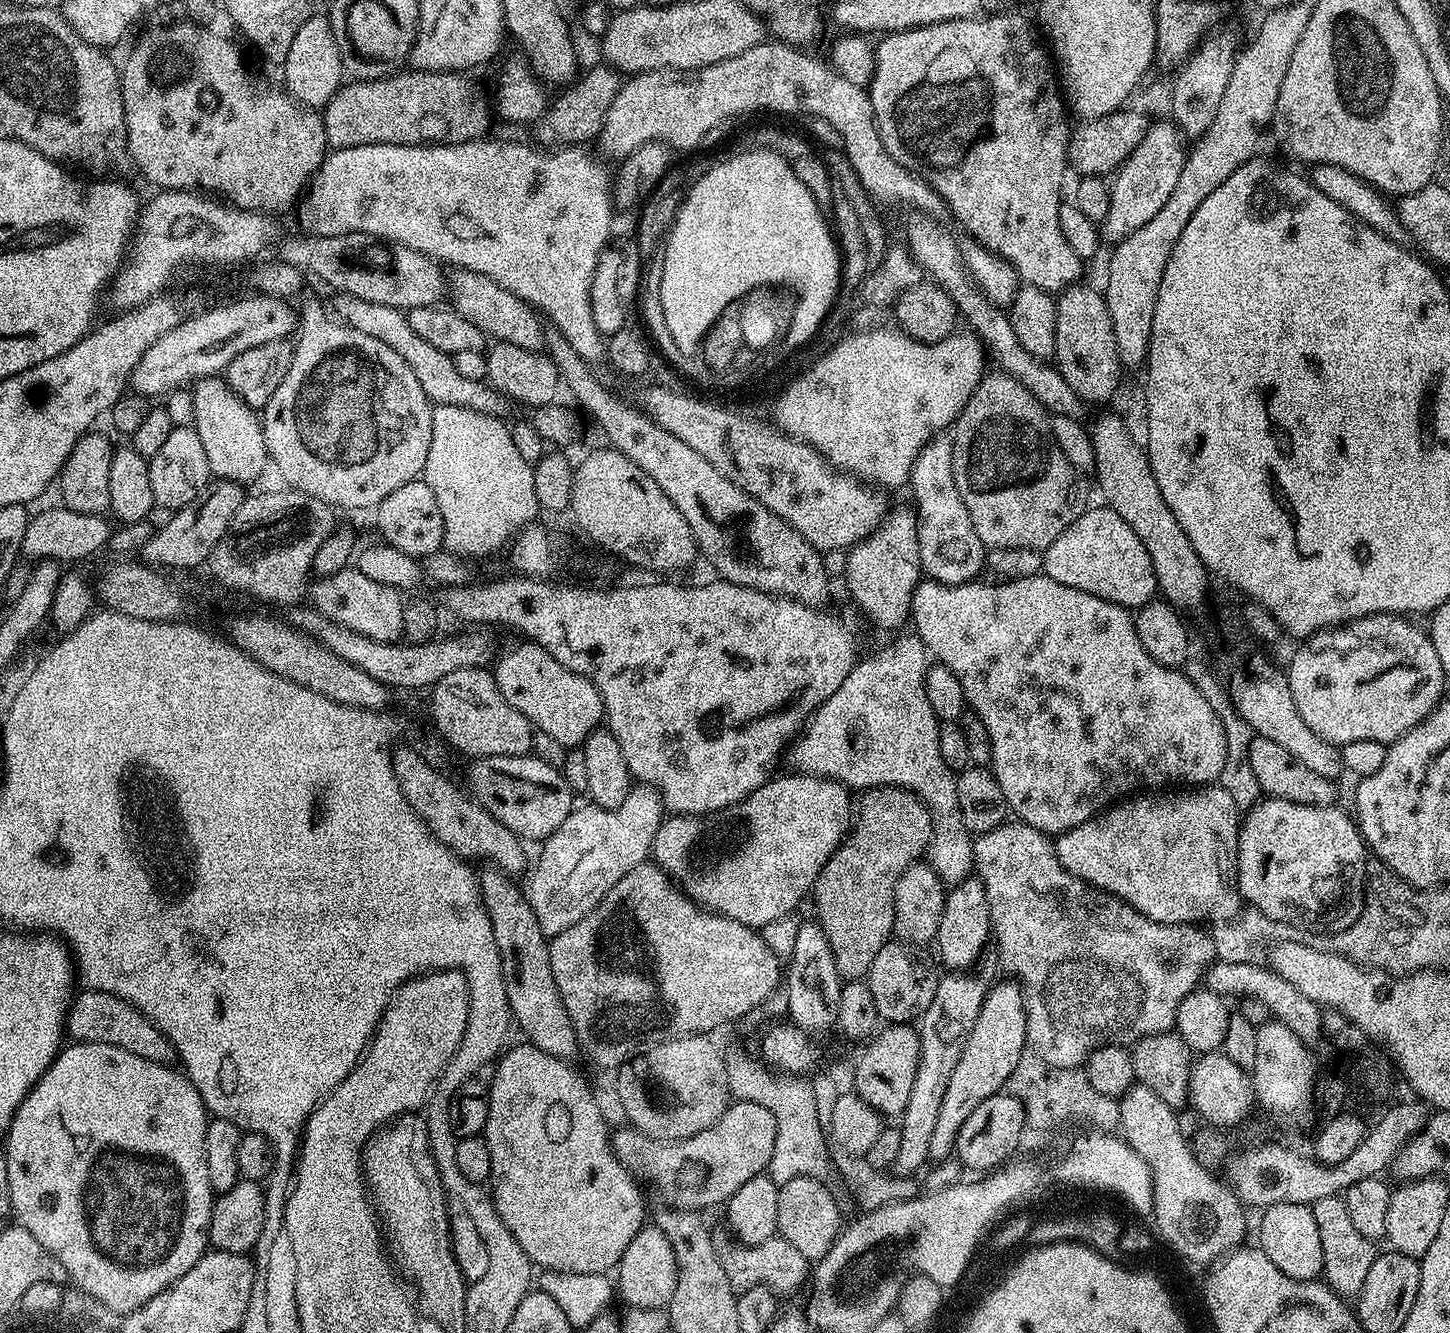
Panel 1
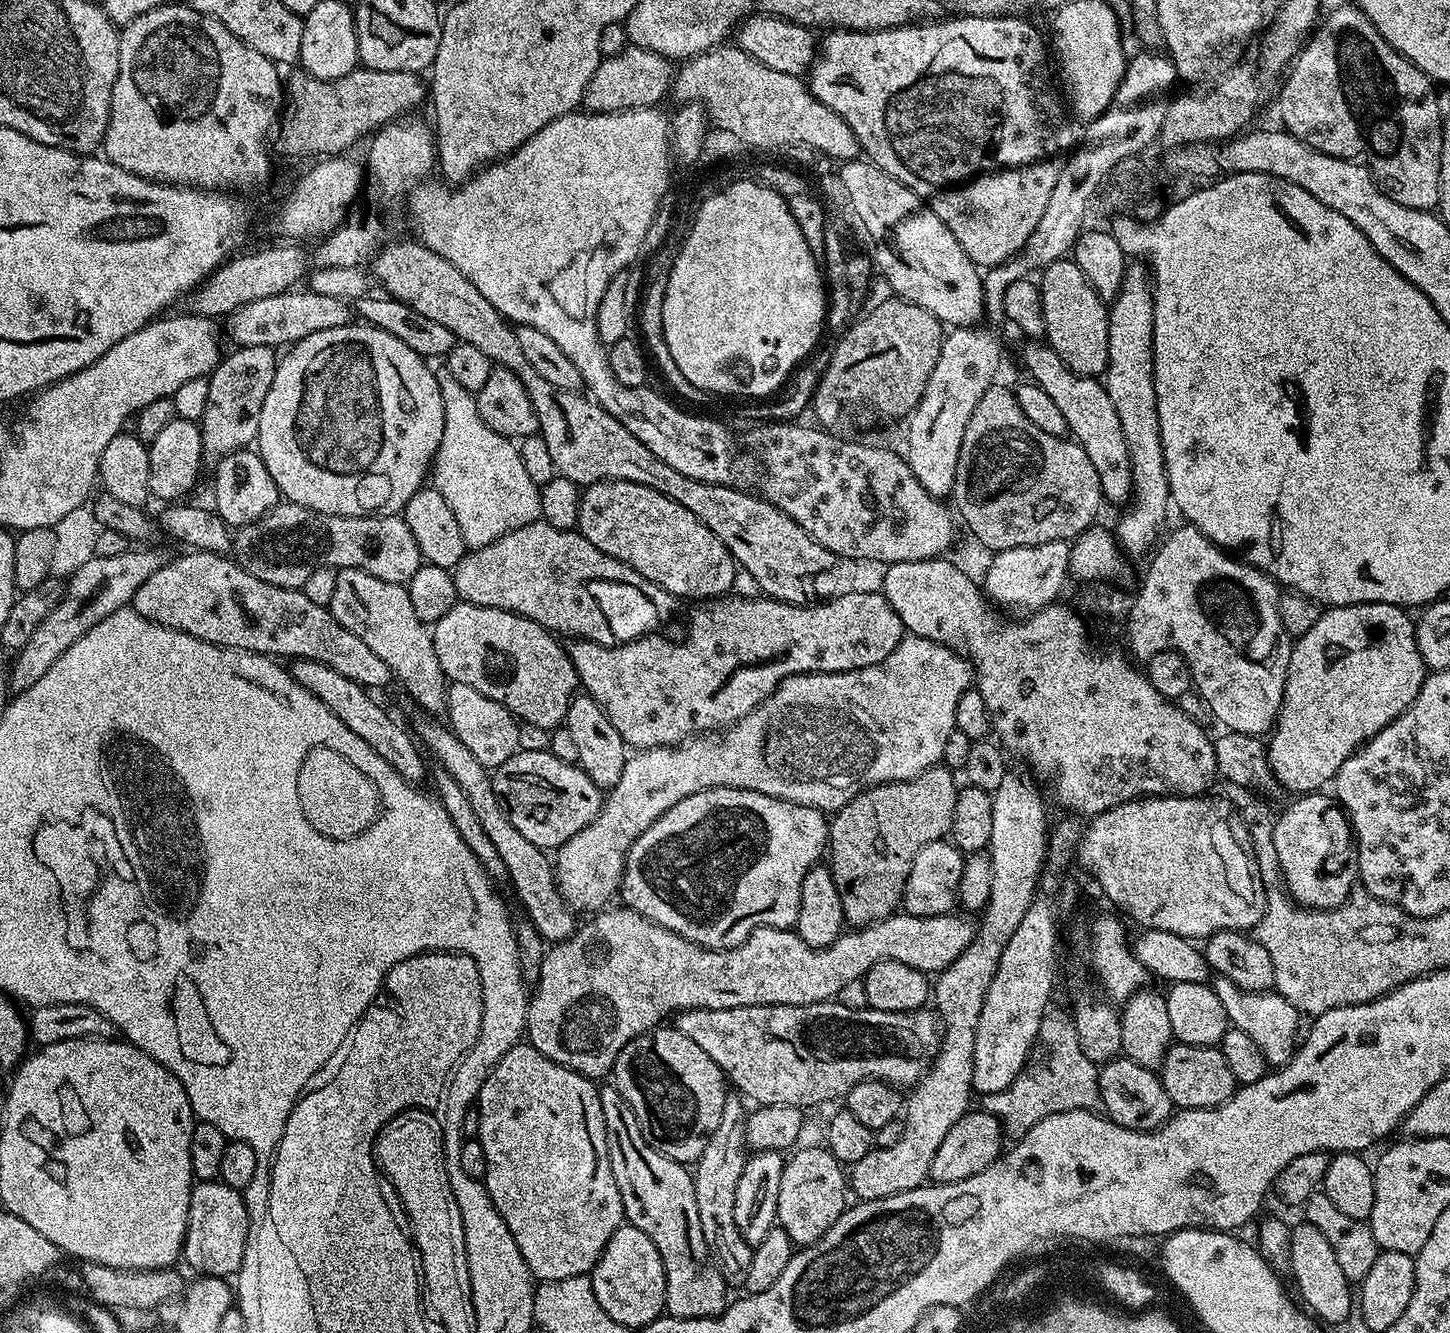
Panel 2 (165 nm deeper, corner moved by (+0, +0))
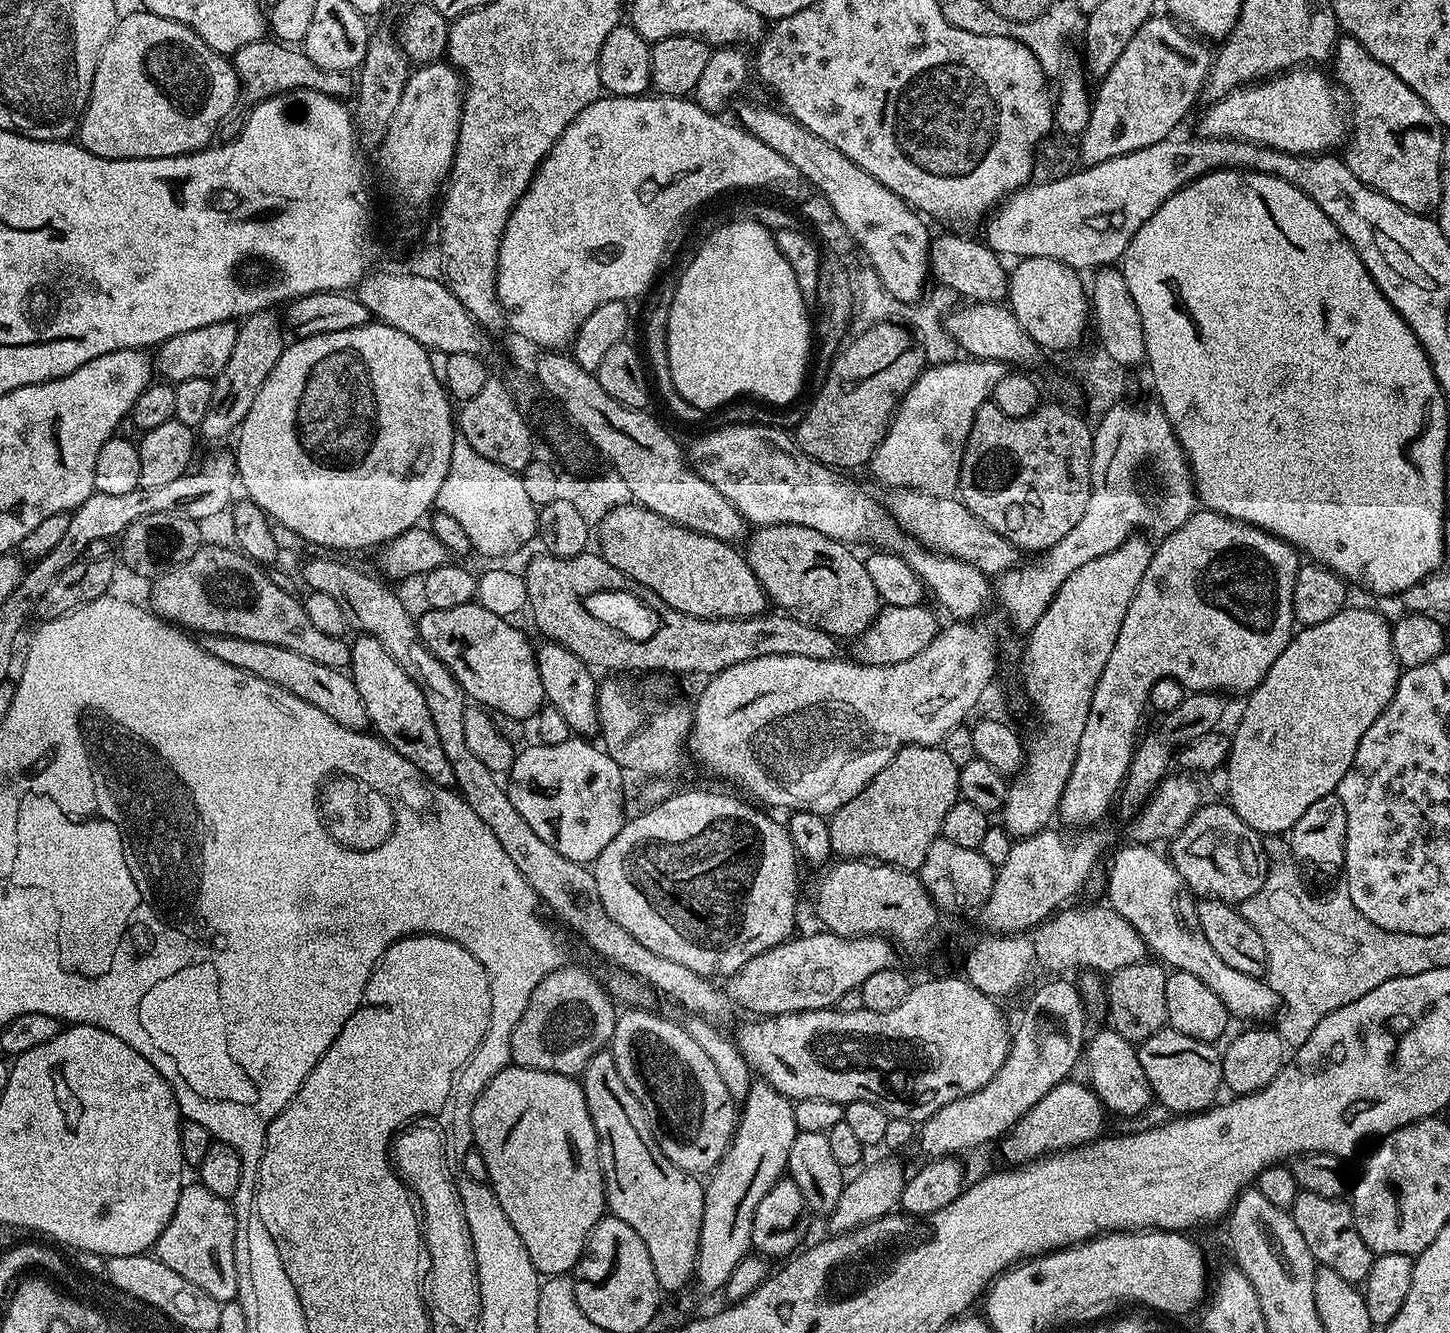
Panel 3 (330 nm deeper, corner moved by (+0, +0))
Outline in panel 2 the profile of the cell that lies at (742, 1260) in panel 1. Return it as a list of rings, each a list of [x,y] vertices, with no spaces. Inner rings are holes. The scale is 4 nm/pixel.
[[[725,1095],[722,1106],[722,1122],[718,1122],[718,1130],[708,1140],[706,1150],[702,1150],[699,1160],[694,1164],[694,1202],[698,1202],[698,1219],[702,1222],[702,1234],[706,1238],[708,1252],[722,1274],[725,1284],[729,1286],[743,1285],[746,1270],[750,1270],[750,1258],[753,1245],[742,1238],[738,1226],[734,1222],[734,1190],[738,1186],[738,1178],[744,1169],[746,1159],[746,1126],[748,1112],[744,1108],[745,1101],[739,1095]]]

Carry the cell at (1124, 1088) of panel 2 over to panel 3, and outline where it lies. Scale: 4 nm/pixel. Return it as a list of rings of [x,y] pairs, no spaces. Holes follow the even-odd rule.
[[[1104,1026],[1104,1029],[1101,1032],[1091,1033],[1090,1039],[1086,1044],[1086,1064],[1088,1060],[1088,1077],[1086,1077],[1087,1083],[1090,1085],[1093,1092],[1095,1092],[1096,1097],[1100,1099],[1100,1103],[1104,1105],[1105,1109],[1109,1113],[1117,1112],[1120,1116],[1136,1116],[1139,1112],[1144,1112],[1148,1108],[1148,1103],[1153,1103],[1154,1097],[1152,1095],[1152,1087],[1150,1086],[1150,1082],[1146,1078],[1146,1070],[1142,1070],[1142,1062],[1138,1062],[1138,1054],[1136,1053],[1137,1045],[1133,1043],[1133,1041],[1127,1040],[1126,1038],[1122,1038],[1122,1034],[1118,1034],[1113,1030],[1110,1026]]]

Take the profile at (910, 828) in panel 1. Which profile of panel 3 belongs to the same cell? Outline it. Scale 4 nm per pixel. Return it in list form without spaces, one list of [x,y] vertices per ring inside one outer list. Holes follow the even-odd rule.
[[[908,744],[892,759],[888,765],[865,786],[861,792],[854,794],[850,802],[846,802],[828,820],[830,830],[830,846],[837,857],[850,860],[867,858],[872,862],[890,864],[915,873],[926,862],[926,850],[940,836],[942,818],[946,818],[946,810],[954,806],[960,795],[958,778],[960,770],[950,762],[943,747],[931,744]]]

